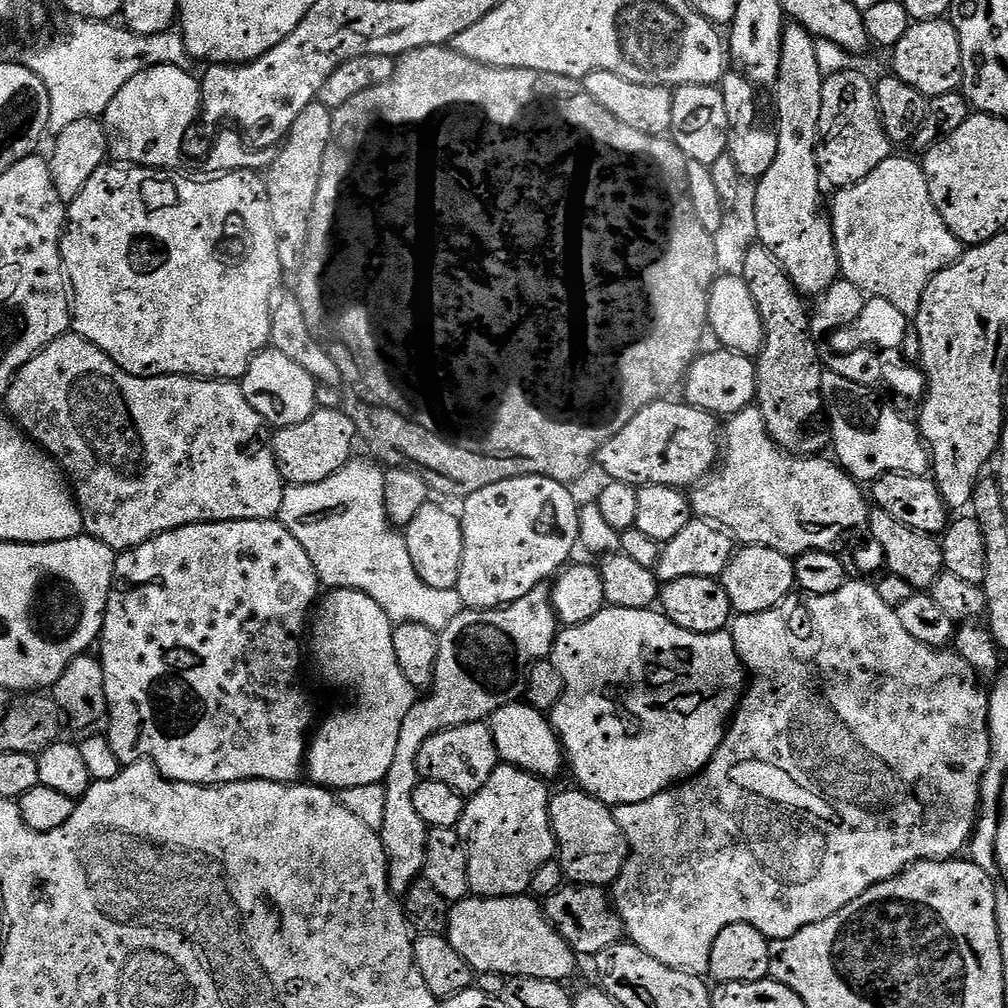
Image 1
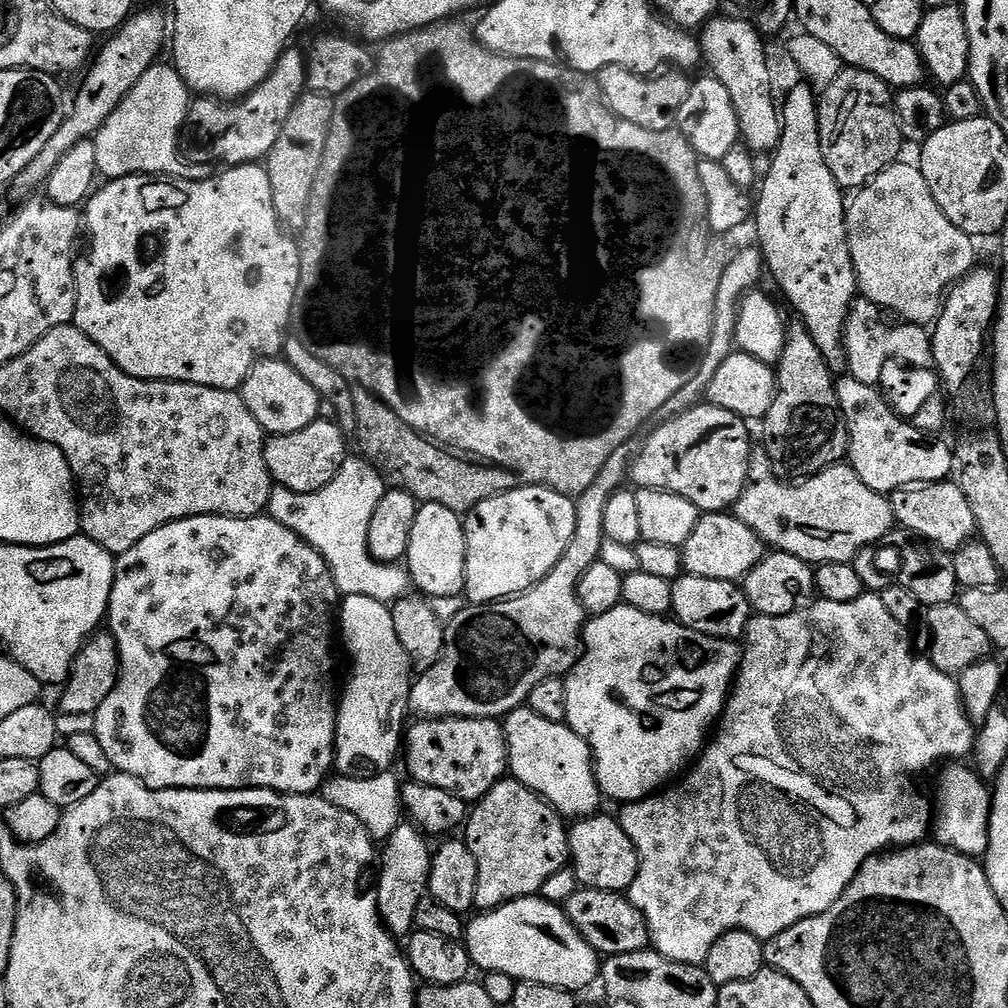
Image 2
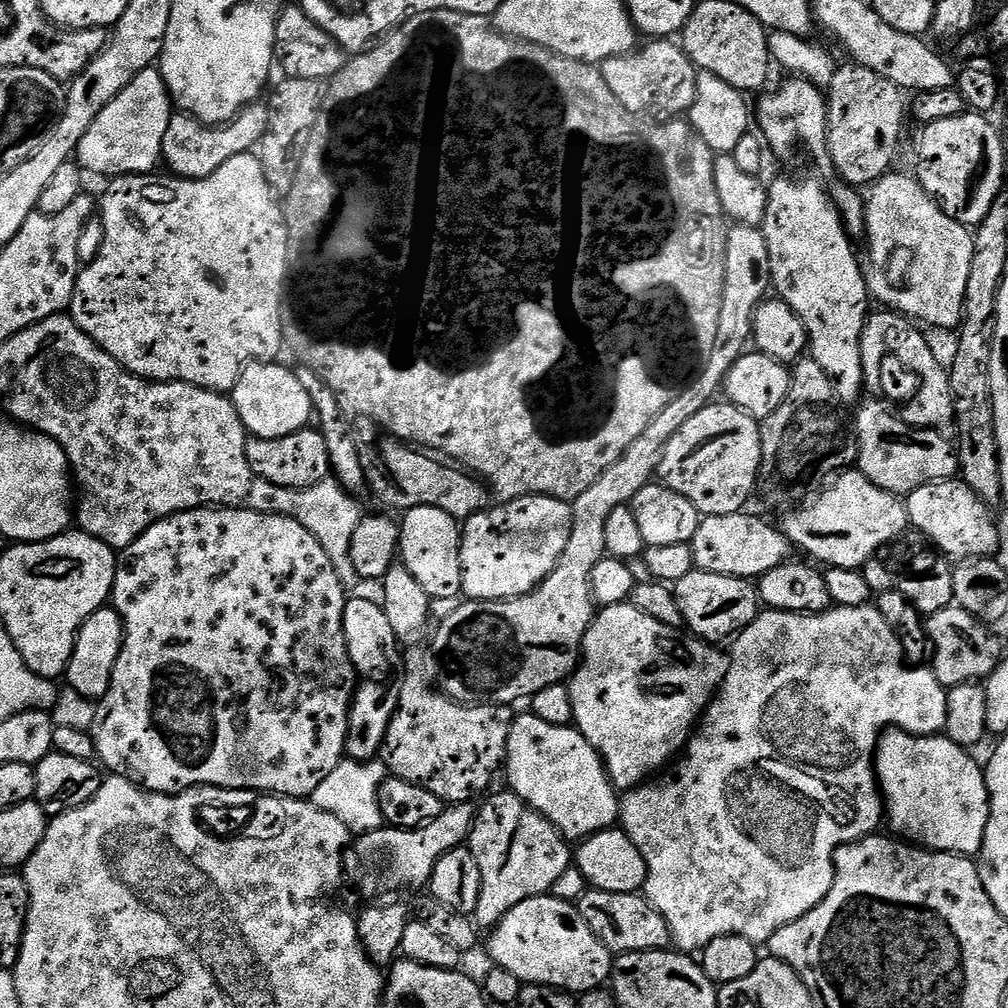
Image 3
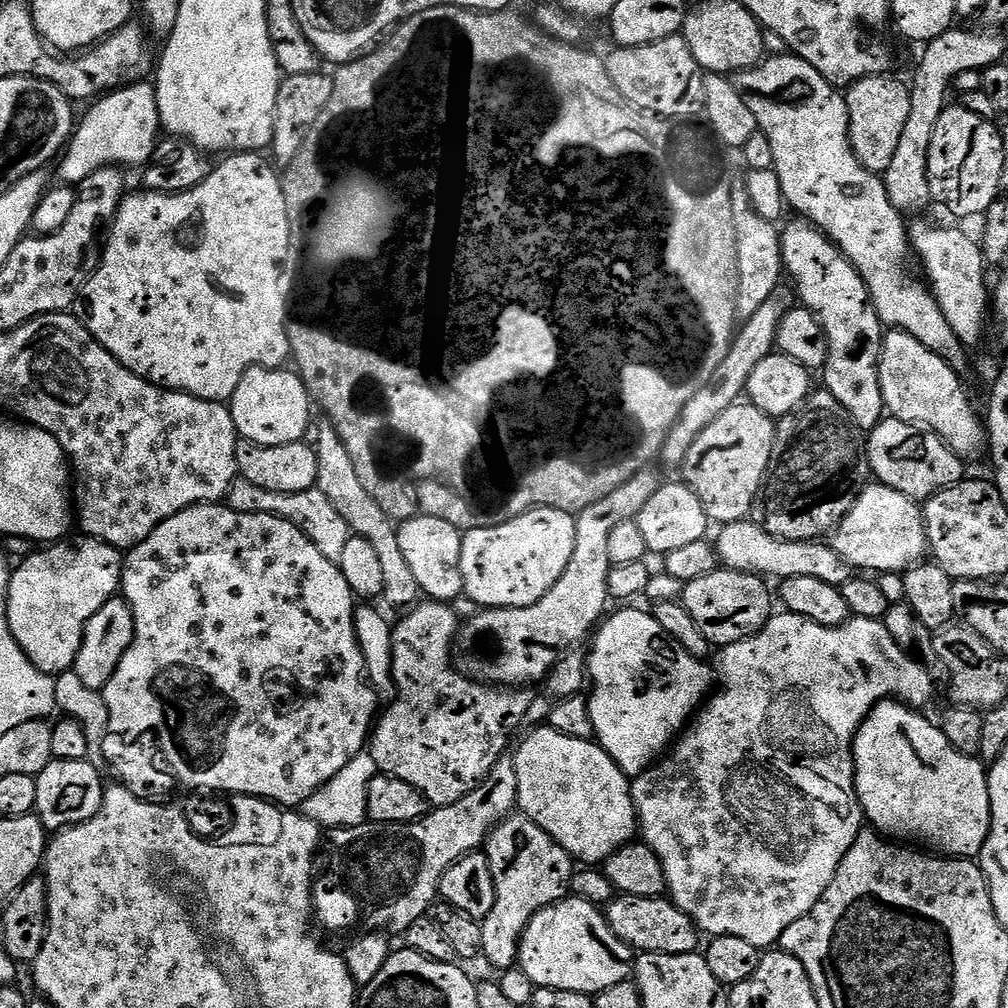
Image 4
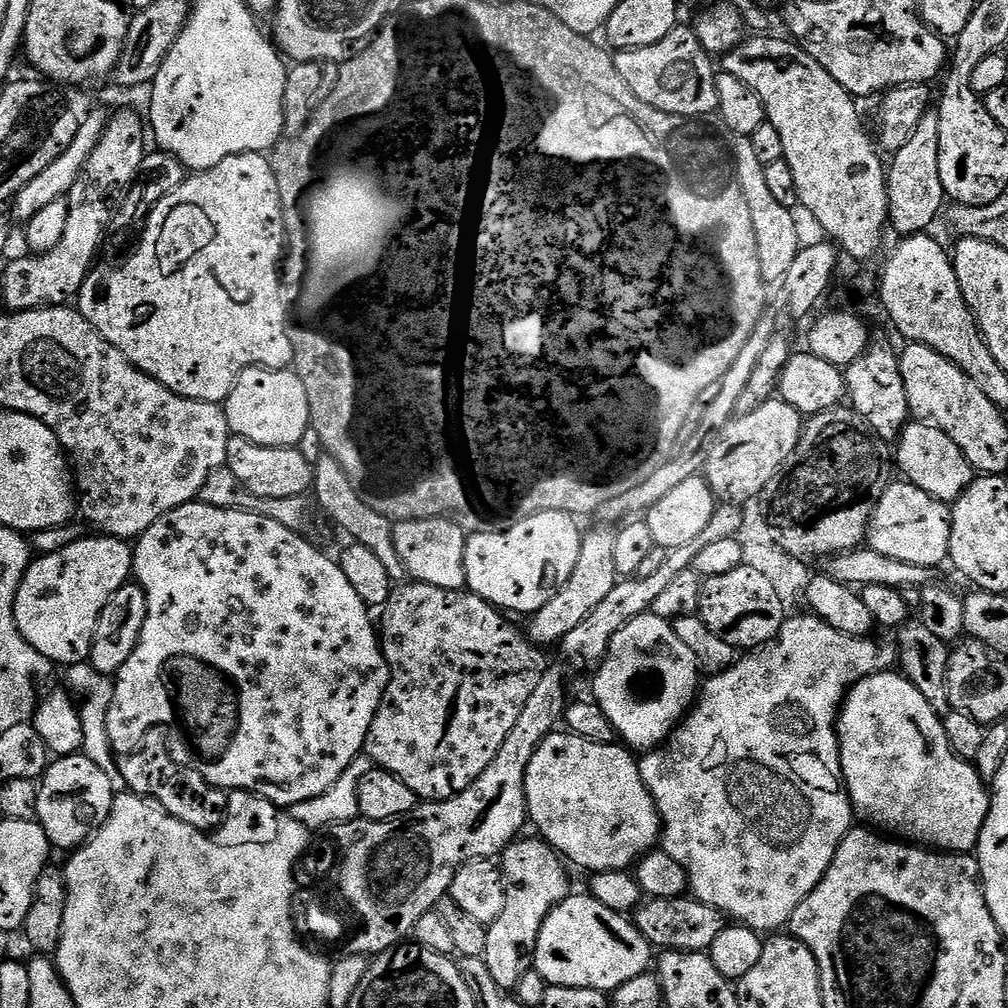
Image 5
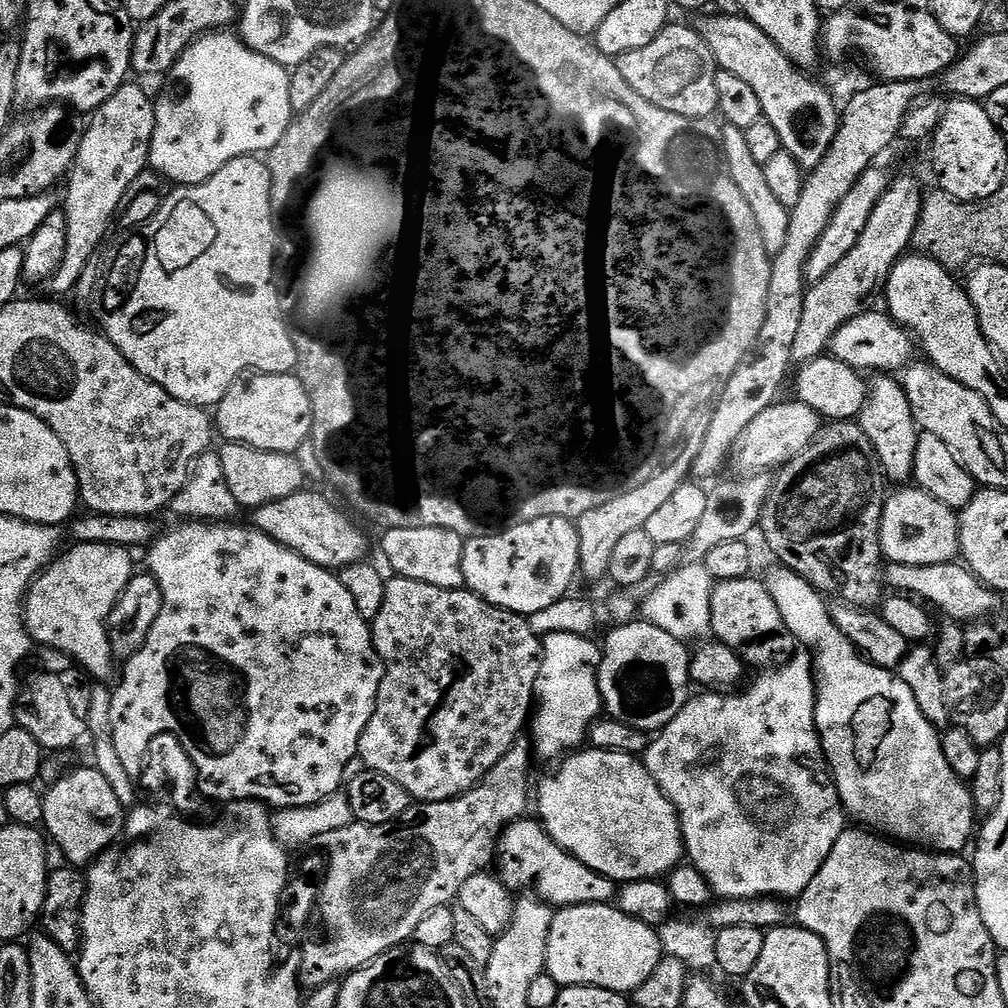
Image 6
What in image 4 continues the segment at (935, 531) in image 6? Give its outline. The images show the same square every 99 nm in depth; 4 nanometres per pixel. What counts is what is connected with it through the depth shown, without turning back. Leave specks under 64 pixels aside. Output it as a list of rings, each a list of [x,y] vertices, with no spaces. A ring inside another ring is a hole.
[[[879,482],[869,483],[857,496],[843,522],[831,533],[830,543],[853,569],[868,574],[903,573],[921,563],[929,551],[924,509],[917,501],[890,486]]]

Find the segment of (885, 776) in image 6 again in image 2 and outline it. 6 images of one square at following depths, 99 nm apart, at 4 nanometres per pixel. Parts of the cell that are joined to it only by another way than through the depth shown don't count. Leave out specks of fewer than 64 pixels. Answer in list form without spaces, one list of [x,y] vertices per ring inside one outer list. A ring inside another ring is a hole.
[[[960,762],[949,763],[940,776],[940,789],[934,795],[934,840],[943,848],[952,848],[963,856],[980,858],[988,851],[988,819],[992,813],[992,792],[989,785],[987,788],[984,785],[987,783],[971,767],[968,769],[963,768],[964,766]]]

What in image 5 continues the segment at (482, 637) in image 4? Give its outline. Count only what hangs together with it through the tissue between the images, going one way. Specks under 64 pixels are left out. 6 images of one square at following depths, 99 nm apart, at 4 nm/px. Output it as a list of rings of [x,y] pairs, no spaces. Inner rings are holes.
[[[611,527],[608,528],[592,528],[589,532],[587,529],[583,533],[578,566],[574,574],[570,574],[564,589],[554,598],[550,598],[550,602],[546,602],[546,606],[539,608],[529,619],[532,621],[529,622],[528,628],[526,627],[526,635],[533,644],[537,646],[559,645],[564,636],[570,634],[570,630],[574,630],[574,626],[578,626],[578,622],[582,622],[582,618],[586,618],[586,614],[590,614],[590,610],[594,610],[594,606],[598,606],[598,602],[602,602],[602,598],[606,598],[610,590],[614,590],[618,579],[614,570],[616,533]]]

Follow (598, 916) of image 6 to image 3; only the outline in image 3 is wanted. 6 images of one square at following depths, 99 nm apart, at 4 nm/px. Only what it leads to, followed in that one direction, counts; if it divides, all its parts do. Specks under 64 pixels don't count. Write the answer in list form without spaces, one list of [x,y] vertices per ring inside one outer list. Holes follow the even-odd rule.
[[[551,894],[535,896],[510,910],[500,919],[499,924],[491,929],[488,940],[488,952],[492,955],[491,963],[498,968],[510,970],[524,984],[545,984],[551,988],[563,988],[565,992],[583,994],[599,989],[609,983],[614,954],[596,937],[594,930],[586,924],[586,918],[580,913],[573,901],[560,900]]]

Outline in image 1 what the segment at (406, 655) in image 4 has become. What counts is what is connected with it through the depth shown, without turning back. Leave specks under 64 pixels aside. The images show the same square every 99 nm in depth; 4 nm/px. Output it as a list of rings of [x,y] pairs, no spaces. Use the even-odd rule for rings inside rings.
[[[484,722],[442,730],[426,738],[418,754],[418,770],[423,779],[442,782],[445,786],[450,786],[450,790],[458,790],[458,794],[466,798],[478,794],[478,790],[486,786],[490,774],[494,774],[500,763],[502,761],[492,737],[492,729]]]

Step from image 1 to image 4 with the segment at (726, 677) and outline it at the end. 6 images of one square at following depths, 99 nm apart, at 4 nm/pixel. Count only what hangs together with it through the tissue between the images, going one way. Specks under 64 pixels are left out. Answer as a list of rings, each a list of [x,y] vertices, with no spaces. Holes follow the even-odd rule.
[[[636,606],[621,607],[624,608],[621,612],[614,613],[612,617],[609,615],[595,629],[591,637],[592,653],[587,653],[586,663],[590,681],[588,709],[590,722],[594,722],[596,731],[595,743],[604,748],[610,758],[614,758],[616,765],[628,777],[635,778],[656,763],[661,753],[689,723],[693,713],[705,703],[714,684],[714,672],[709,665],[708,668],[704,665],[705,661],[701,657],[690,654],[673,636],[666,634],[666,630],[662,630],[662,626],[658,626],[658,622],[652,617],[651,611],[639,612],[632,607]]]

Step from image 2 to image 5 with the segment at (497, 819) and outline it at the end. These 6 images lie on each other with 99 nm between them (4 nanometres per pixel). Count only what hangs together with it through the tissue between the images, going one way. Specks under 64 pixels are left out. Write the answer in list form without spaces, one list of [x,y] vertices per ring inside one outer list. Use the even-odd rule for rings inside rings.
[[[527,836],[513,840],[499,857],[506,904],[502,906],[502,914],[487,925],[486,950],[482,958],[486,962],[486,970],[490,970],[490,978],[494,978],[502,990],[515,990],[518,982],[522,982],[522,974],[533,967],[542,922],[546,922],[548,915],[570,894],[569,869],[560,853],[543,838]]]

